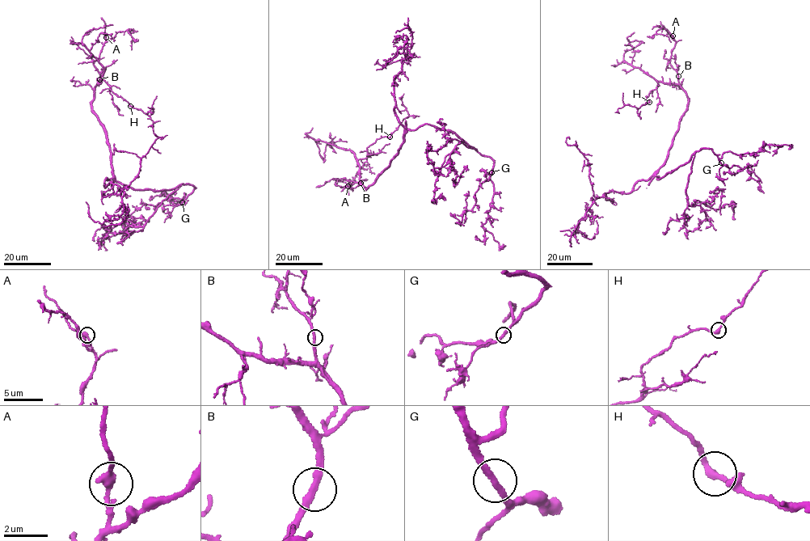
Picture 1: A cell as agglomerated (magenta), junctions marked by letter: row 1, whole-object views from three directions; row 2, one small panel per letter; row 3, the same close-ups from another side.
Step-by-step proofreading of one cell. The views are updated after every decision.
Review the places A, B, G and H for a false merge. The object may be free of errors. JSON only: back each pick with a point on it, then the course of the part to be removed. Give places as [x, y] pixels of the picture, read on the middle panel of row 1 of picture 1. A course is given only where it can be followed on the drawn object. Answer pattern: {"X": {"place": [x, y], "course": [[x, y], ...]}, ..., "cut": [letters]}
{"cut": []}

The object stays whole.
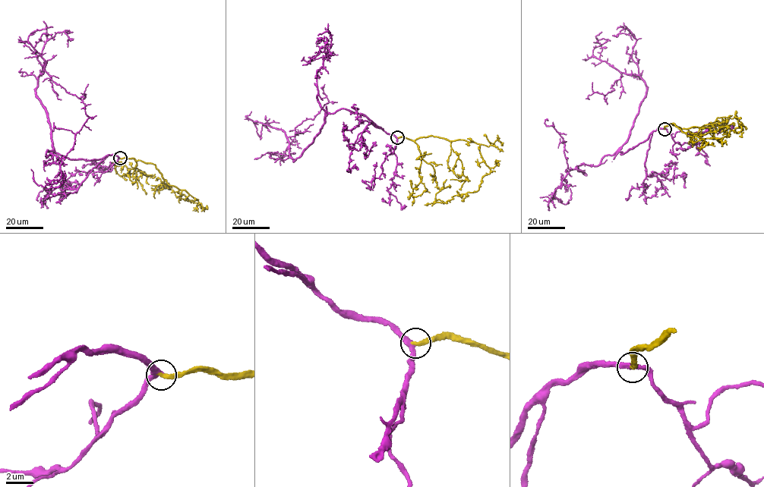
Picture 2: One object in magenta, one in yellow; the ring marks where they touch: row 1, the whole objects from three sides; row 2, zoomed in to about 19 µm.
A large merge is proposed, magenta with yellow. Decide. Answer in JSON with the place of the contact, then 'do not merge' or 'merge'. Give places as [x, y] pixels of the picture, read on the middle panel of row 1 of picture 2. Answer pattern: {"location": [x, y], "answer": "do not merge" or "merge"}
{"location": [397, 137], "answer": "merge"}

